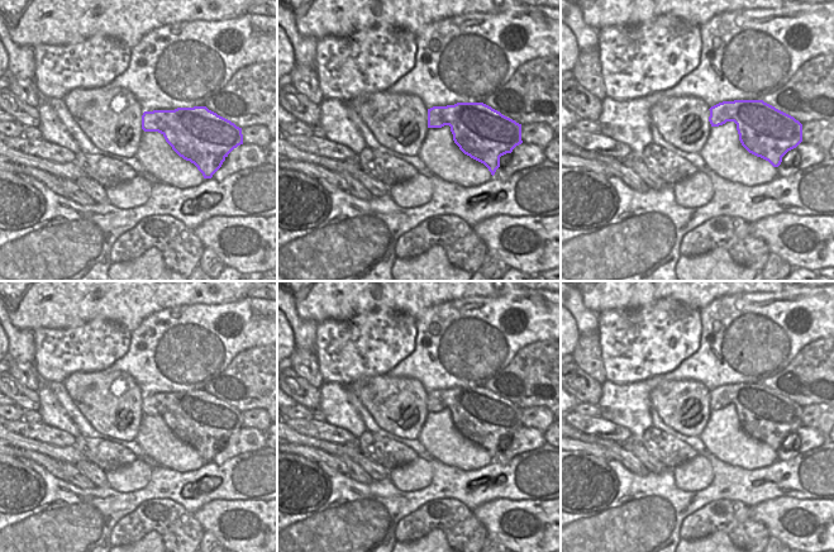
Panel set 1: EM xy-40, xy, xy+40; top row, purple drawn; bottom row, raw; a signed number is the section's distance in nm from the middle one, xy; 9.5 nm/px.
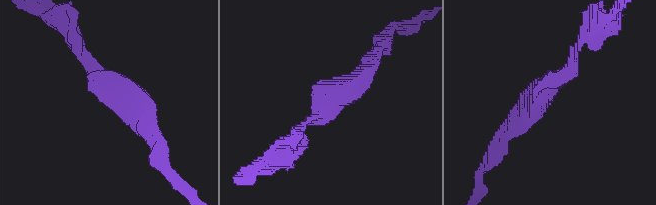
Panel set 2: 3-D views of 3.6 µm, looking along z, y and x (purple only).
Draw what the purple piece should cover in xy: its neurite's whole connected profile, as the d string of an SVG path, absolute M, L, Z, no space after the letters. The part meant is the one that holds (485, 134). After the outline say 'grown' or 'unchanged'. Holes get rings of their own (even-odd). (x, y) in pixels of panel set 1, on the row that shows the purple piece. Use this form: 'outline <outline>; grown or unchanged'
outline M457 103L428 109L428 128L451 127L454 143L471 158L483 163L494 176L500 167L500 157L521 144L521 124L502 115L483 103Z; unchanged

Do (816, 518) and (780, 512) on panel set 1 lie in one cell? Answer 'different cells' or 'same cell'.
same cell

